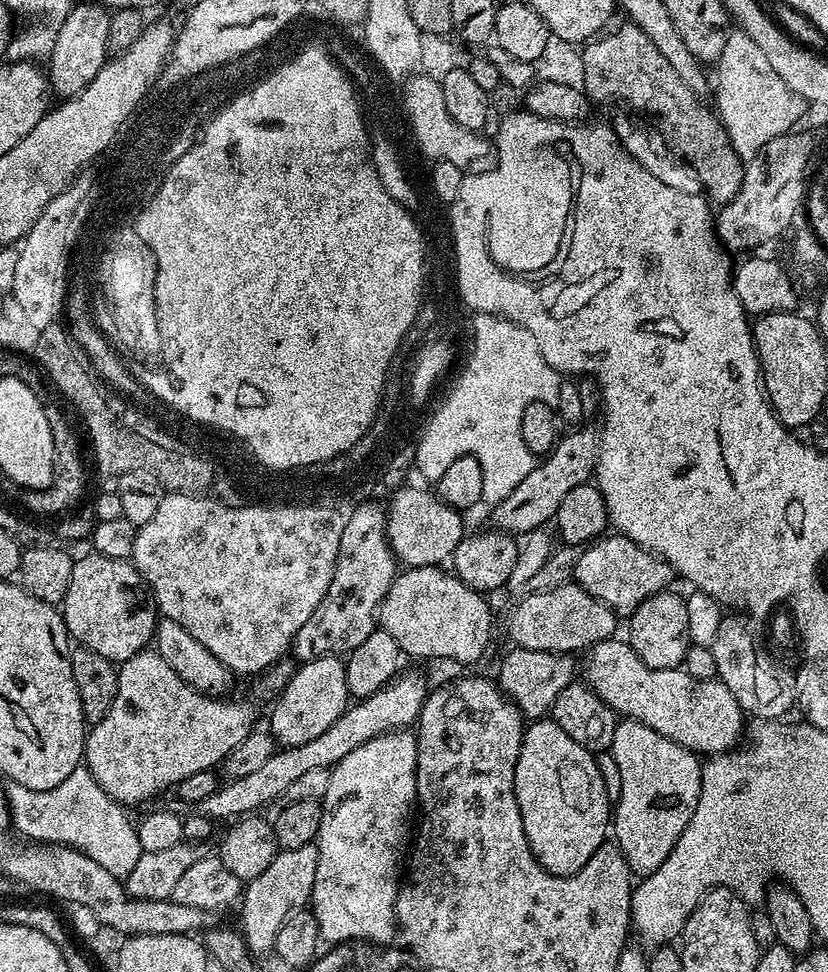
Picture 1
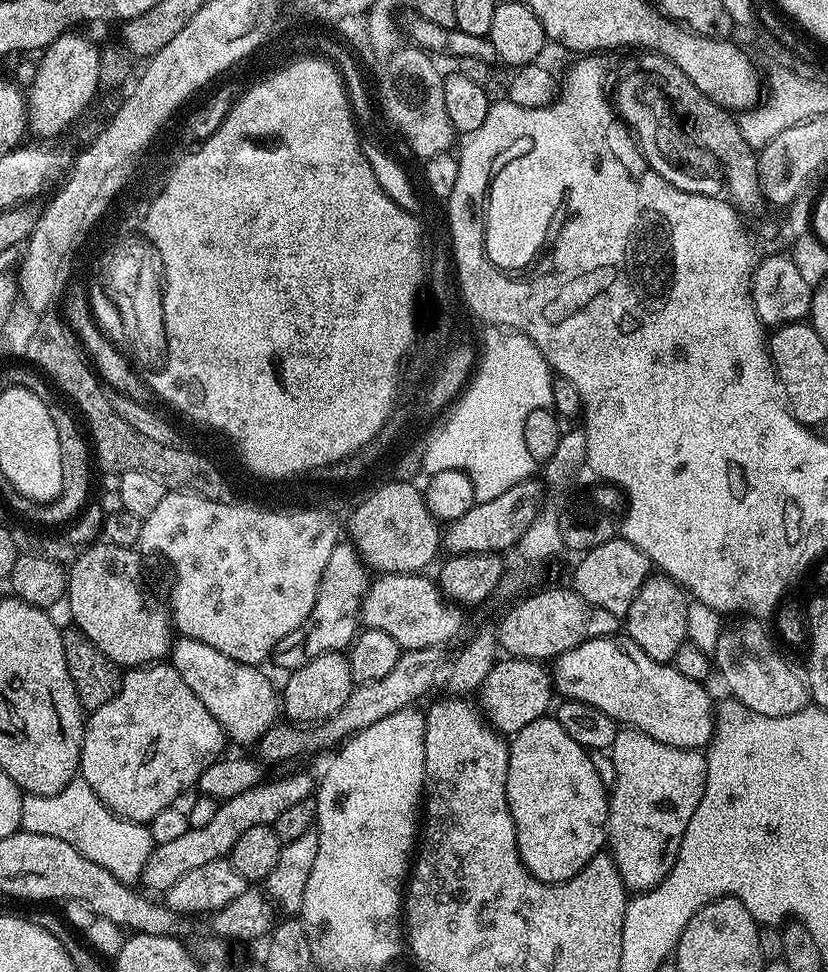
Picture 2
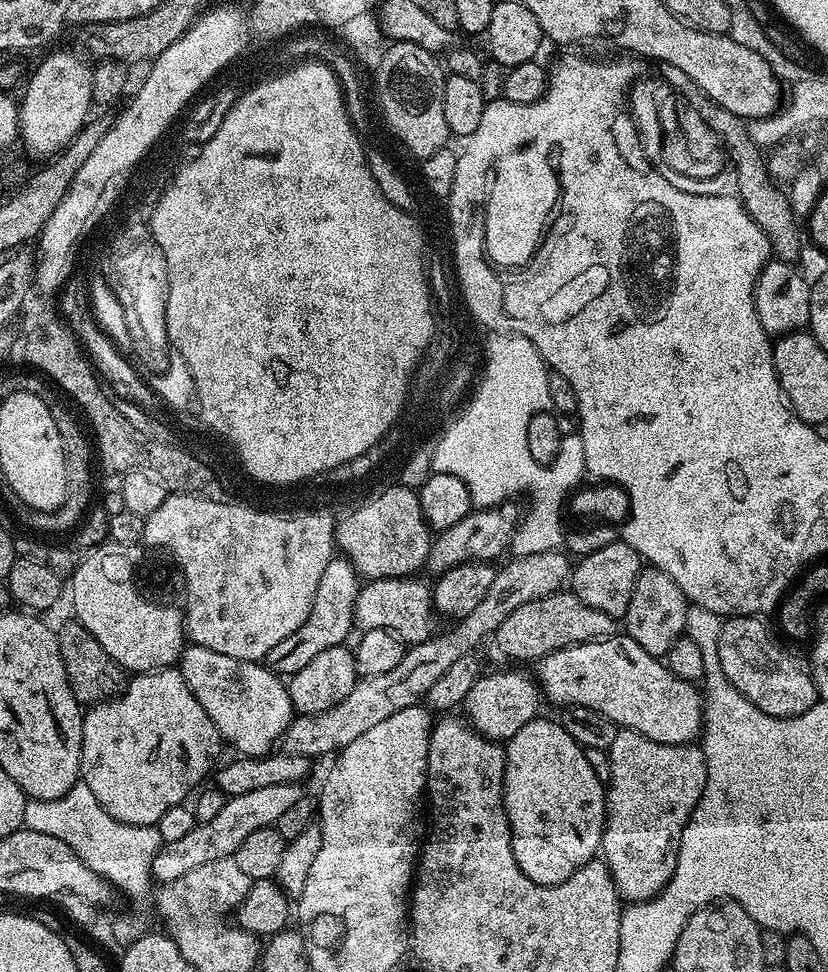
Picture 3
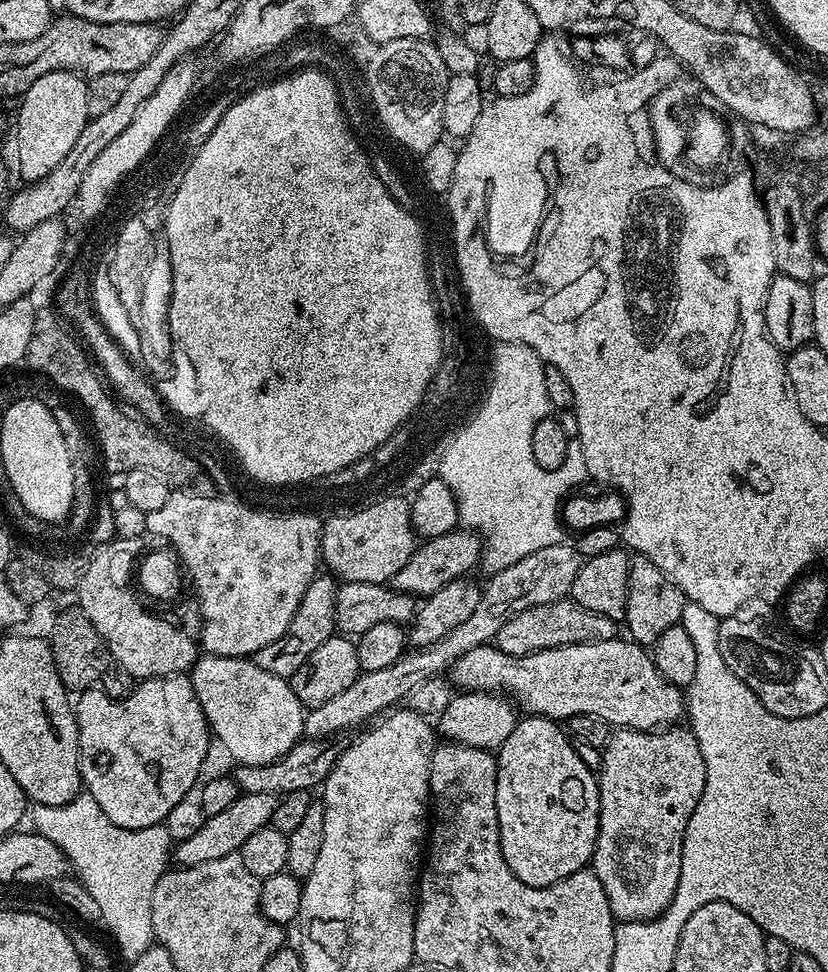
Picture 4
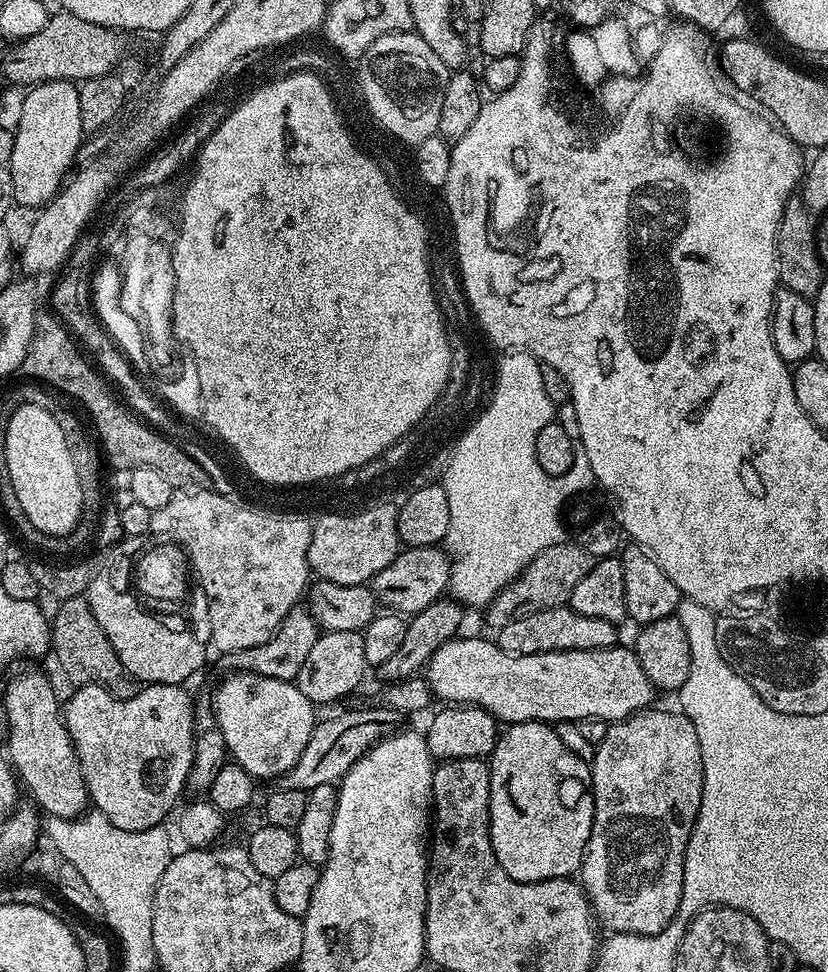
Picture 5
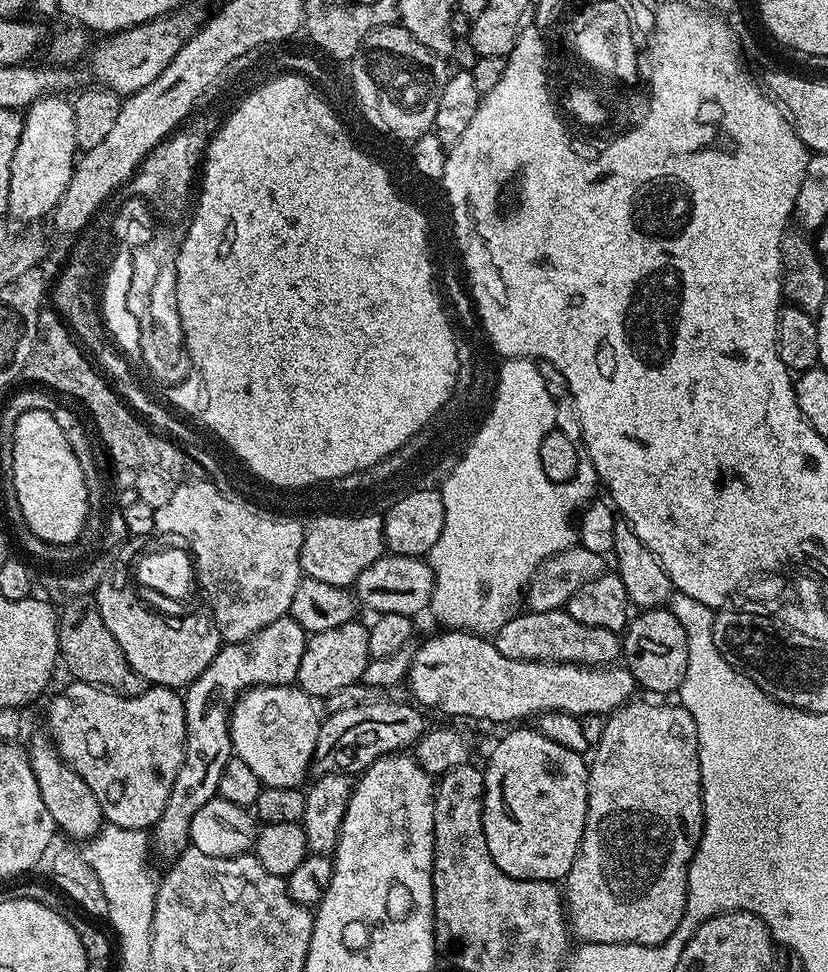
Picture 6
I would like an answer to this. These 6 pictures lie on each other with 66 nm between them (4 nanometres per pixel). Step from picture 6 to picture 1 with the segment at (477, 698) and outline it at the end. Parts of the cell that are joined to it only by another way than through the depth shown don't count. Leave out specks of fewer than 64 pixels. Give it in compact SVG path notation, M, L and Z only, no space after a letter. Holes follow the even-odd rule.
M618 639L598 641L587 649L588 657L582 660L583 683L592 688L602 702L610 705L621 717L641 720L650 726L650 730L697 754L731 752L741 743L746 714L719 678L699 680L683 667L670 670L648 668L631 644Z

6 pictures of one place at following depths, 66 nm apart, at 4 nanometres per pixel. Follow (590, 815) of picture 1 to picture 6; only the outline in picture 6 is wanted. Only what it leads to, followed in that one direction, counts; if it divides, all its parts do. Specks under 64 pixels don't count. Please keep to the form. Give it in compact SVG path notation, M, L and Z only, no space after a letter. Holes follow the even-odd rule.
M516 726L496 744L488 765L483 765L484 813L482 826L486 834L486 846L490 846L490 858L510 878L519 880L563 881L580 849L586 826L588 809L589 765L581 753L566 750L558 742L550 742L535 727Z

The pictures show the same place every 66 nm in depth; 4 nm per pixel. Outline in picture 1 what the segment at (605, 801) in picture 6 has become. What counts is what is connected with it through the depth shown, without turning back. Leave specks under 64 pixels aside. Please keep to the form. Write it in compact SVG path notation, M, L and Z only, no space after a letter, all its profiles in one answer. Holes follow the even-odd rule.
M627 718L617 723L610 751L622 774L622 794L614 801L614 843L633 873L643 878L658 870L662 862L666 862L682 830L686 830L686 822L690 822L698 806L698 794L702 790L702 764L697 753L691 752L689 748L650 730L650 726L646 726L641 720Z

